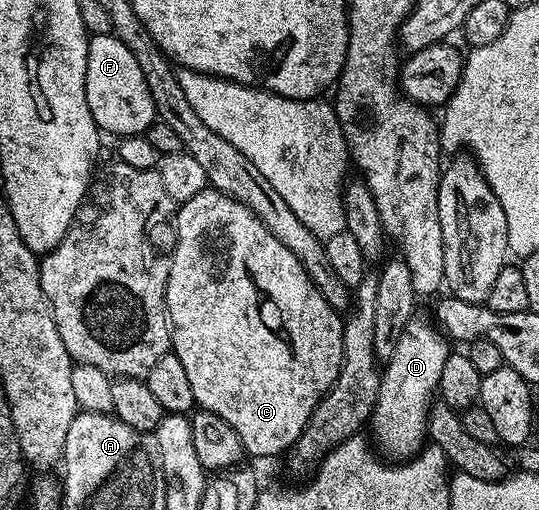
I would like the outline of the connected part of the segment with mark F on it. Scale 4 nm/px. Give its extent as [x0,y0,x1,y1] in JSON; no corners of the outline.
[85,32,157,139]

